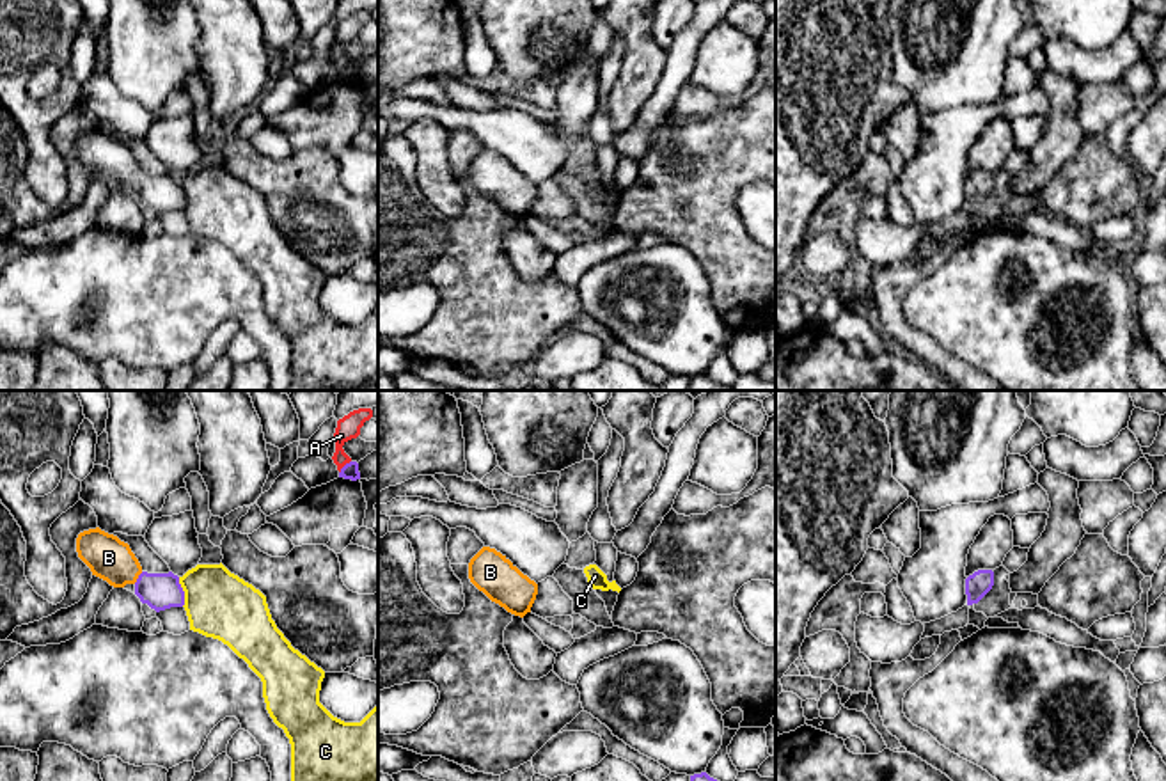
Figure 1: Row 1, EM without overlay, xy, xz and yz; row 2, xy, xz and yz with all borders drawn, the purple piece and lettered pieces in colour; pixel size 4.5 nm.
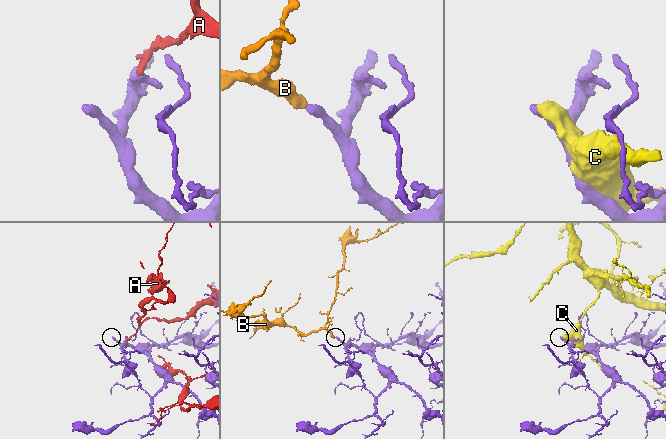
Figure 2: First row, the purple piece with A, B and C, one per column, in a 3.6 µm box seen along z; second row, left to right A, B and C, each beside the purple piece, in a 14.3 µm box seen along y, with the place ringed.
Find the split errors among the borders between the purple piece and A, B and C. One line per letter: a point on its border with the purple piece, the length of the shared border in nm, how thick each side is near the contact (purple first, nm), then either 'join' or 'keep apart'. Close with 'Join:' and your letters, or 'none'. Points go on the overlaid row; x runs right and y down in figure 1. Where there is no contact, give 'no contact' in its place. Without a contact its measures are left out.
A: contact xy (343, 467); length 80 nm; calibres 80 and 100 nm; keep apart
B: contact xy (139, 577); length 70 nm; calibres 170 and 200 nm; join
C: contact xy (183, 591); length 140 nm; calibres 170 and 300 nm; keep apart
Join: B

